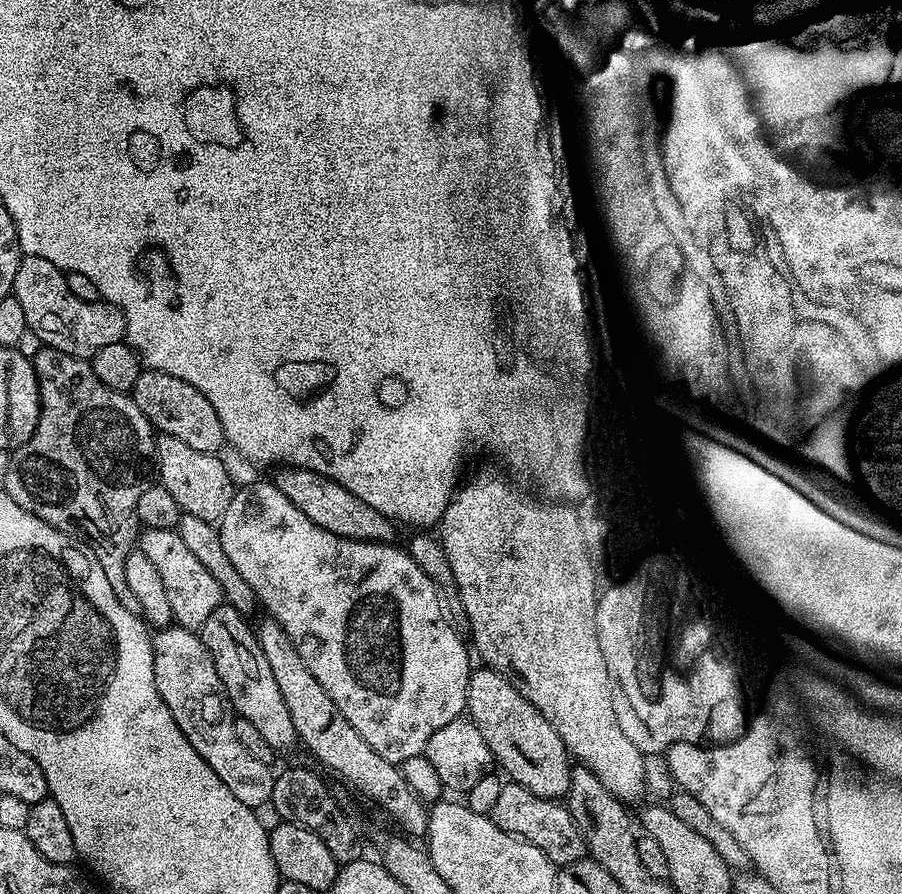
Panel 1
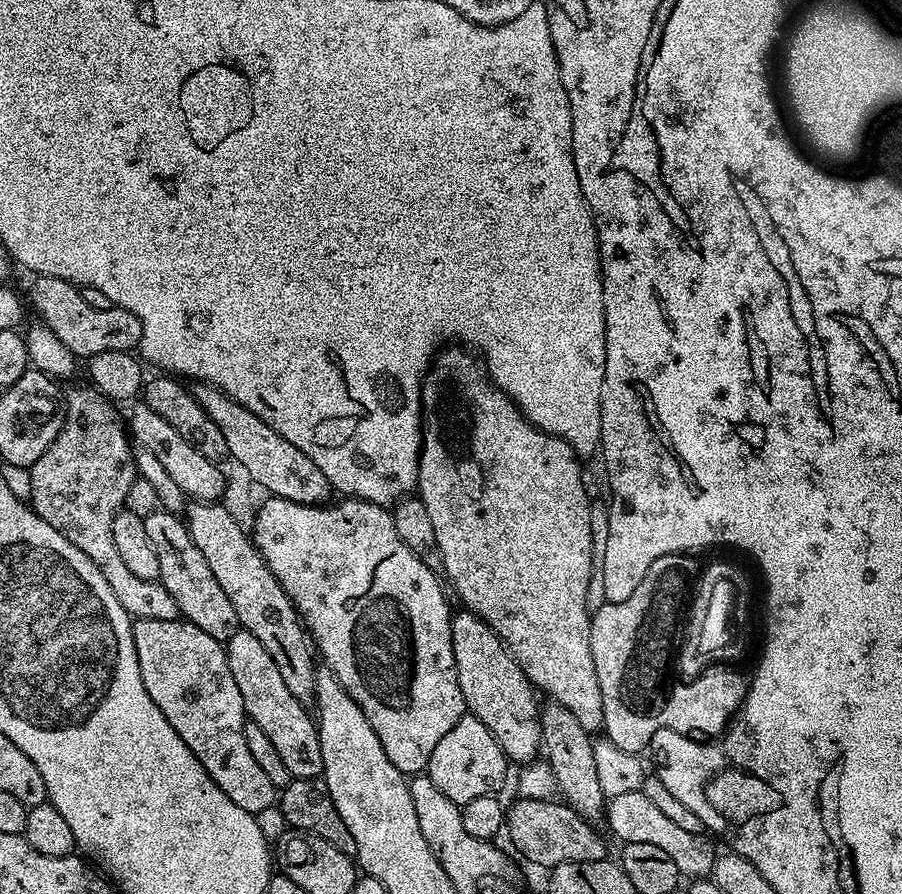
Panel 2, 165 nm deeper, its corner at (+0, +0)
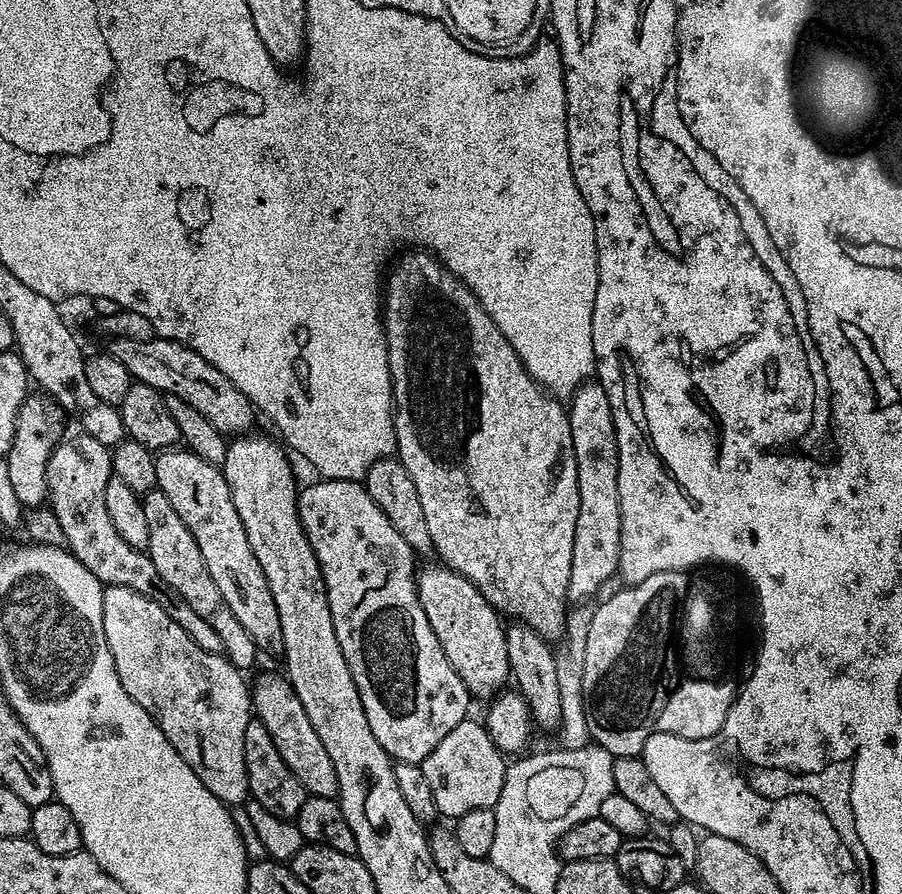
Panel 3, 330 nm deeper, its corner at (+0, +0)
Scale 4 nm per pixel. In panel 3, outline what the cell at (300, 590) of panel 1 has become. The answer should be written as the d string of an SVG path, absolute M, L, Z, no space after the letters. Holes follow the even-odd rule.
M323 478L317 481L309 488L299 489L298 514L326 582L338 646L342 646L346 666L350 666L354 686L358 686L358 698L362 698L362 710L366 710L366 722L370 722L370 730L374 730L378 746L382 746L393 761L420 765L430 750L469 715L468 688L462 678L458 678L454 666L450 666L442 642L438 642L438 634L430 630L416 589L418 560L406 538L390 526L390 518L378 510L378 502L370 498L361 481Z

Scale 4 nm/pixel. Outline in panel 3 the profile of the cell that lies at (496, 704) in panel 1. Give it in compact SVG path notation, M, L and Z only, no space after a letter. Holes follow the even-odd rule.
M421 567L416 589L422 602L422 610L426 610L430 630L438 634L438 642L442 642L442 650L450 666L454 666L458 678L462 678L462 682L467 686L469 697L476 699L477 696L484 700L483 702L491 701L505 687L503 684L510 680L505 625L500 624L501 613L497 612L490 602L486 602L484 595L466 577L453 568Z

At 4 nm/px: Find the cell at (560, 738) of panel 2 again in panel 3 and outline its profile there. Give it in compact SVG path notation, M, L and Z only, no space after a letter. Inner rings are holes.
M512 622L504 629L506 654L510 662L510 676L519 694L528 704L535 727L559 729L562 714L561 695L558 692L556 653L553 645L539 636L530 626Z

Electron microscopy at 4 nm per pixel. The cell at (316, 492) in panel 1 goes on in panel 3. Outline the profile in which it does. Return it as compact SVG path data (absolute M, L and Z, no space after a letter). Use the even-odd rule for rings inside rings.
M121 336L111 337L107 343L107 355L118 358L135 383L154 386L165 396L182 398L182 402L194 406L194 410L198 410L198 414L202 414L202 418L206 418L206 422L213 424L219 432L244 434L251 429L248 427L252 424L254 409L246 394L242 394L242 390L238 390L238 386L234 386L234 382L222 374L222 370L206 362L202 354L190 350L190 346L159 338L134 342Z

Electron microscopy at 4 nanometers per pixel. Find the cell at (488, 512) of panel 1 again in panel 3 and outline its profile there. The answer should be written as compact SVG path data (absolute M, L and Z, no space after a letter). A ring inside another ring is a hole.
M405 251L391 261L391 268L392 273L389 276L387 273L382 284L382 319L392 379L392 407L396 421L395 455L402 462L402 466L406 466L410 478L414 478L414 486L418 486L418 499L422 502L422 511L426 513L426 526L430 529L430 542L434 542L436 556L444 559L441 560L443 567L453 568L458 574L466 577L497 612L505 617L512 616L508 618L530 626L539 636L549 641L559 641L564 635L570 611L568 583L570 562L574 558L574 534L580 505L574 438L570 438L567 407L528 373L514 346L510 346L510 342L506 342L506 334L502 334L502 330L494 326L494 318L486 314L478 297L431 252Z

